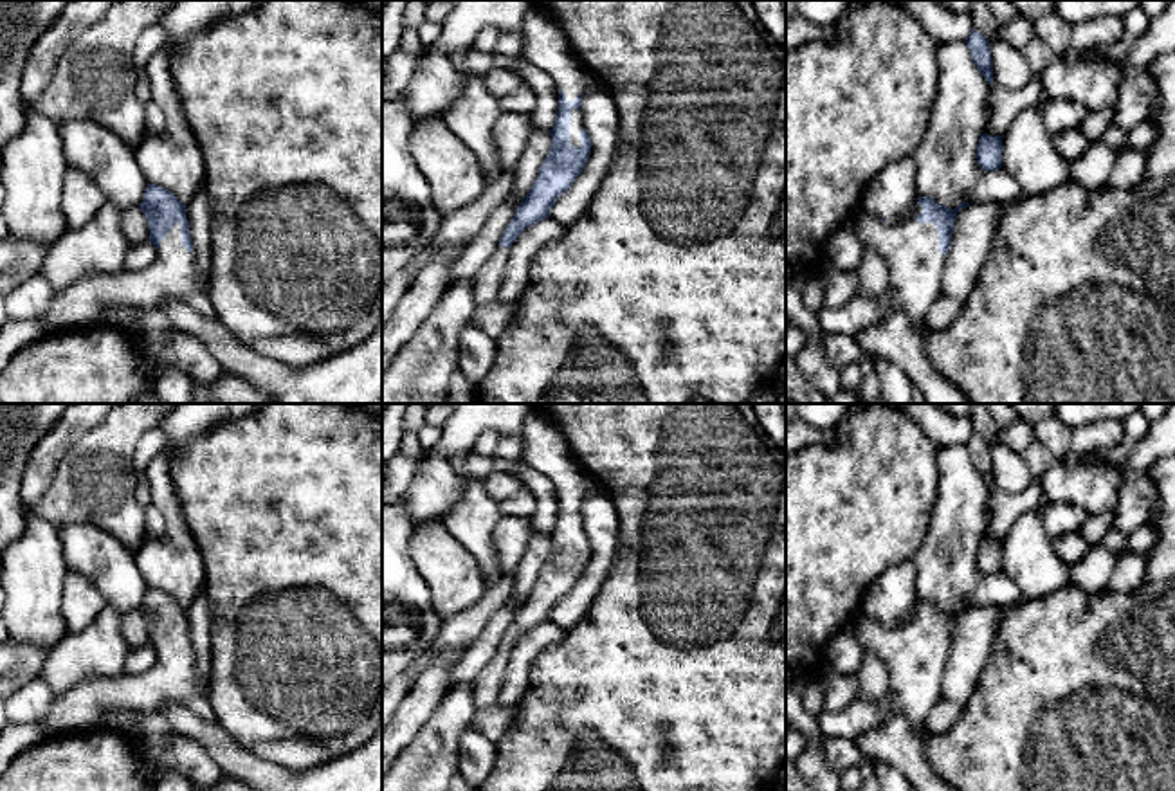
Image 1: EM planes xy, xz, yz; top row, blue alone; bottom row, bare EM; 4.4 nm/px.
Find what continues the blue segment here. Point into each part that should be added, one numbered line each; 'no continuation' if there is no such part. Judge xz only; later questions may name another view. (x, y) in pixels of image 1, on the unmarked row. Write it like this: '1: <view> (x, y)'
1: xz (575, 528)
2: xz (485, 689)

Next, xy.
1: xy (173, 680)

